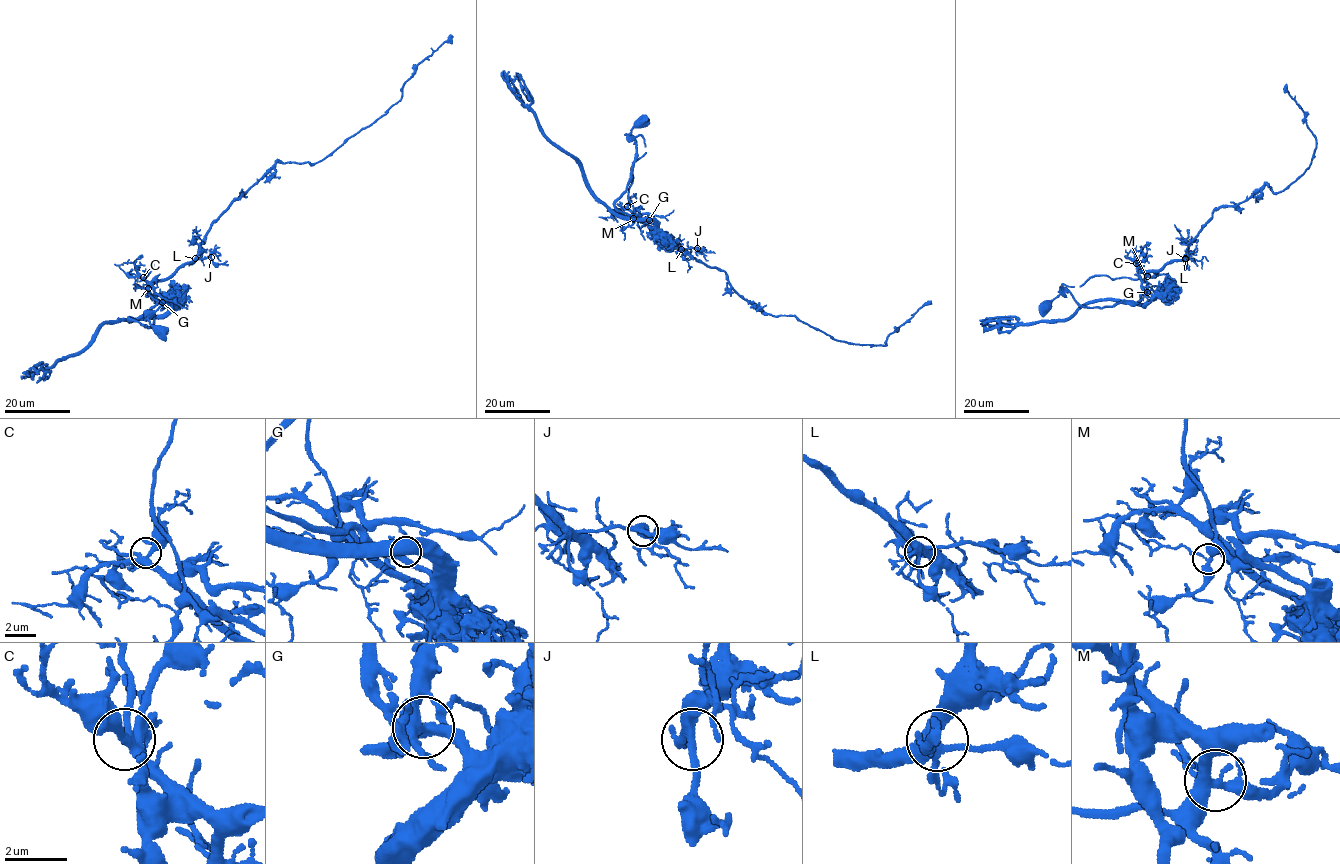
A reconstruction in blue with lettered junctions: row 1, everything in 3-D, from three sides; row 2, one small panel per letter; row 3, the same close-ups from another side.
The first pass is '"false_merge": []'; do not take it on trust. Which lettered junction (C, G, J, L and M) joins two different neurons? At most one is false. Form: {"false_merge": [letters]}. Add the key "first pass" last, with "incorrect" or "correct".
{"false_merge": ["G"], "first pass": "incorrect"}

